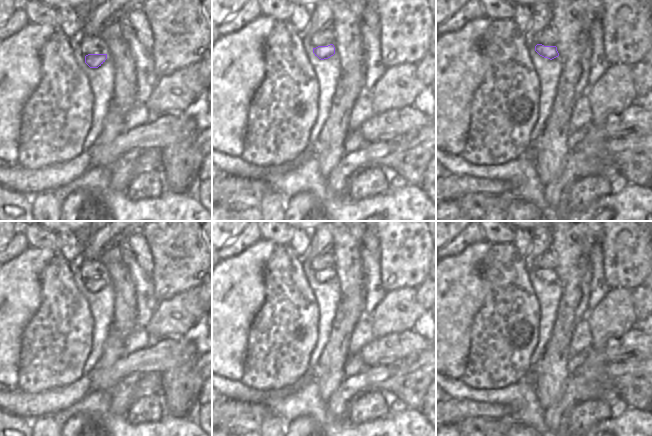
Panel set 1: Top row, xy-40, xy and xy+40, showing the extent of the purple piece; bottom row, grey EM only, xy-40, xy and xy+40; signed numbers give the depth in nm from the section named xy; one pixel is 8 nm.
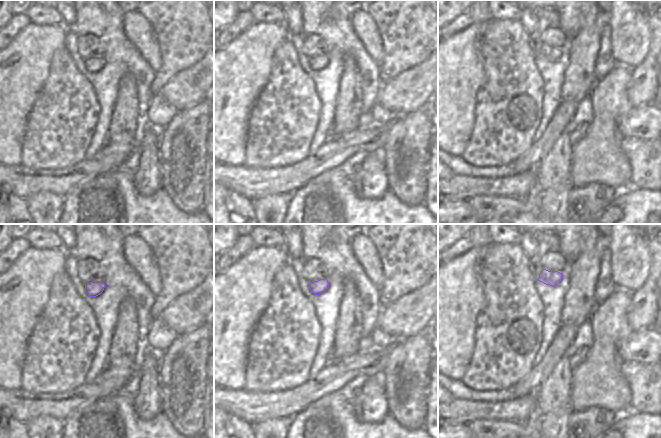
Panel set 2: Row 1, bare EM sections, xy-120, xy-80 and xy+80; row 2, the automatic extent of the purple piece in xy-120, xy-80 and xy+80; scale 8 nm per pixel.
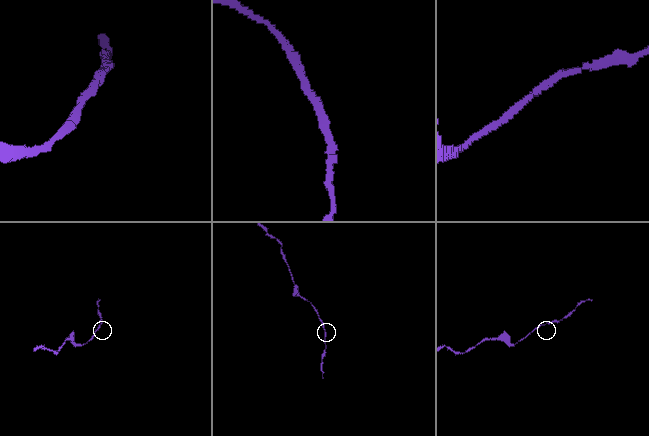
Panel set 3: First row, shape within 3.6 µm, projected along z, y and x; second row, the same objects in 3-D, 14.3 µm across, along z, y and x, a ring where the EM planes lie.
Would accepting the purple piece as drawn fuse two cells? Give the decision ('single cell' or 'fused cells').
single cell

